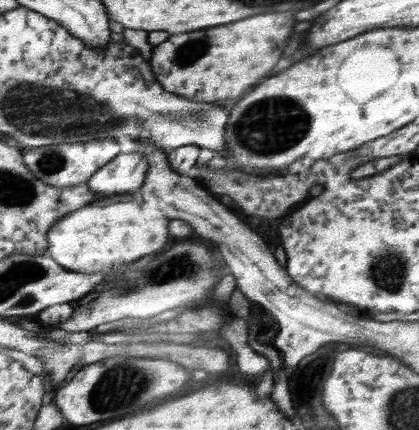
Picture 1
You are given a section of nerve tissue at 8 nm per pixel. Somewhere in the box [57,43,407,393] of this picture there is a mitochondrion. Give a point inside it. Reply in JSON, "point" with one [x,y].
{"point":[273,124]}

